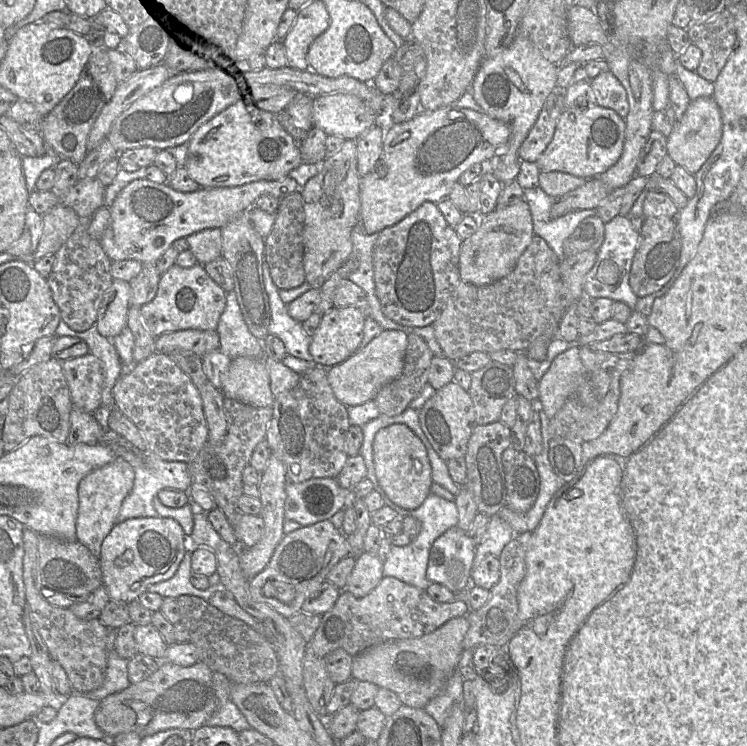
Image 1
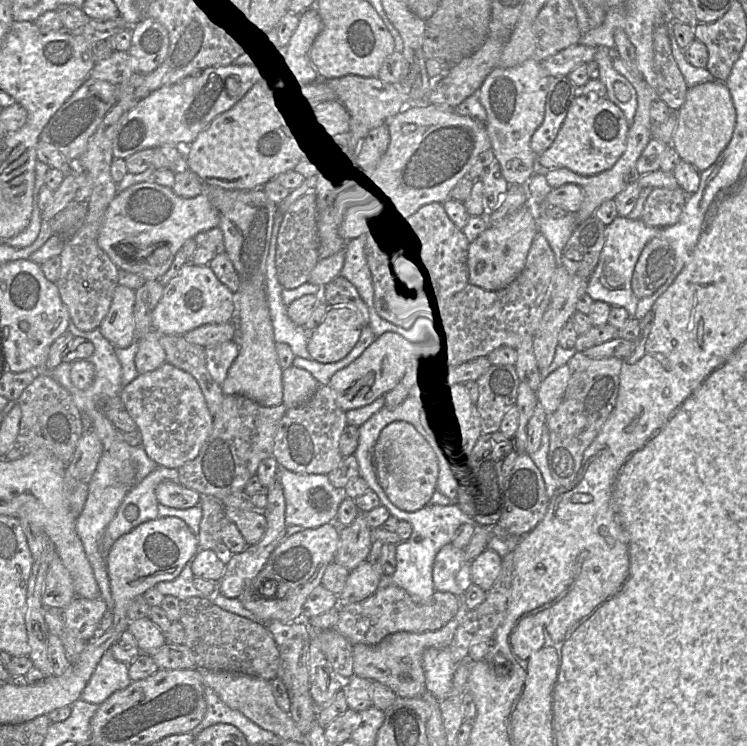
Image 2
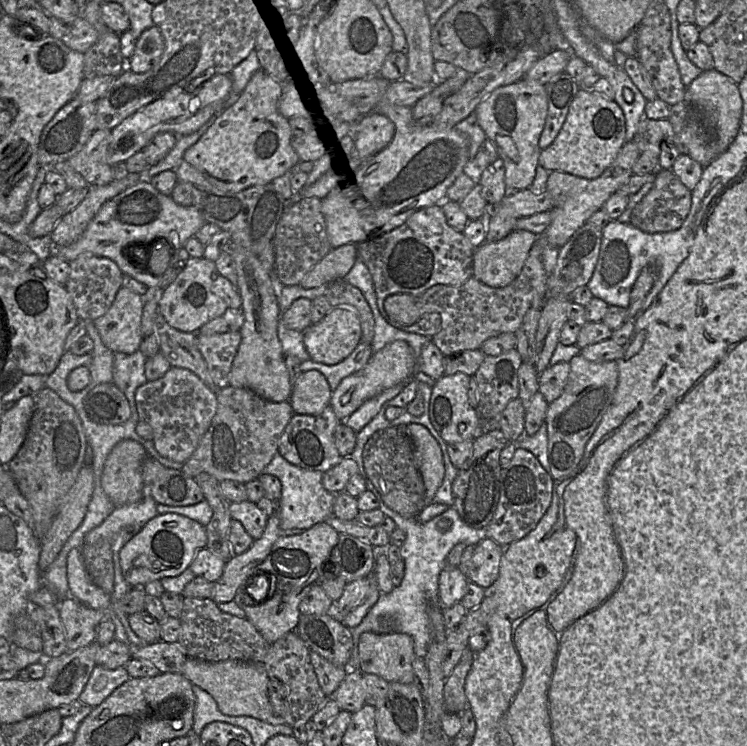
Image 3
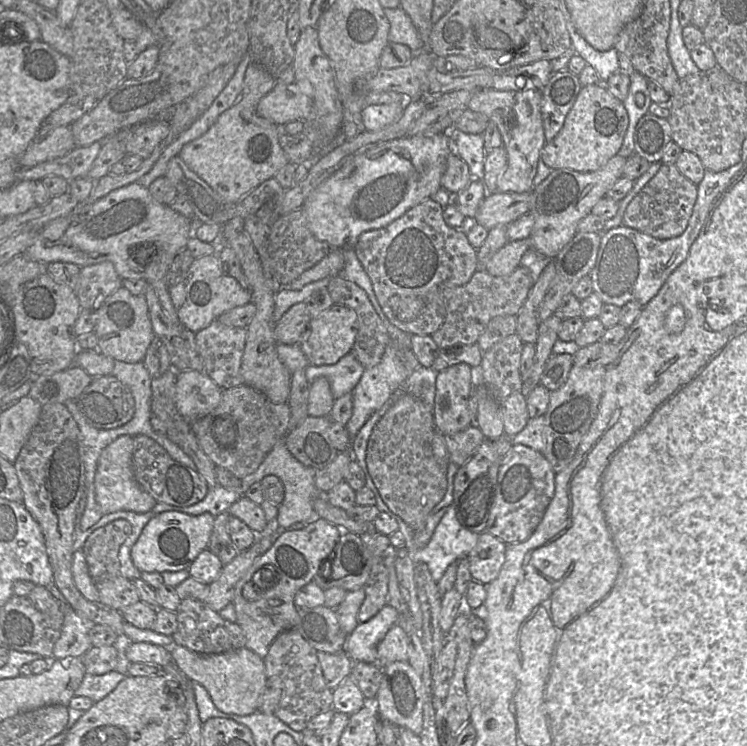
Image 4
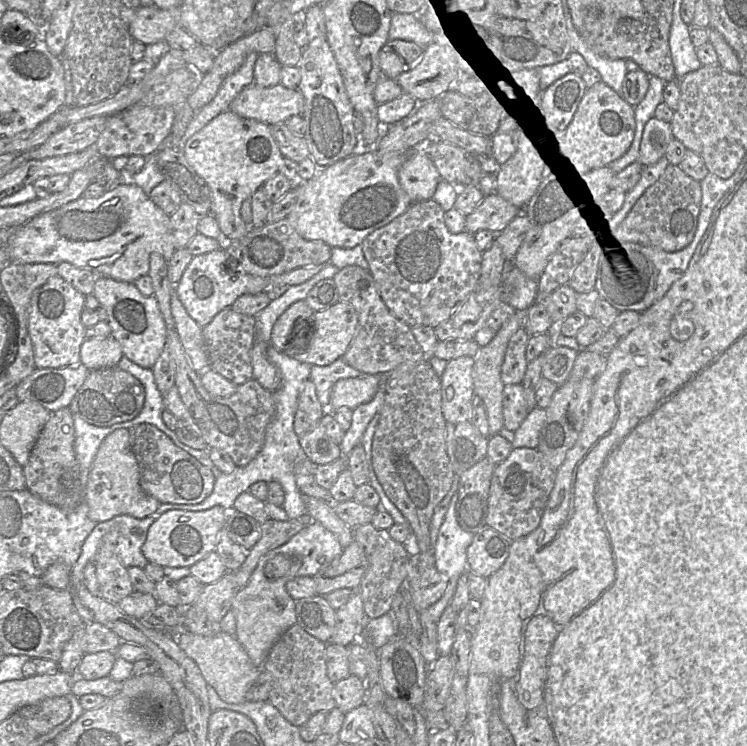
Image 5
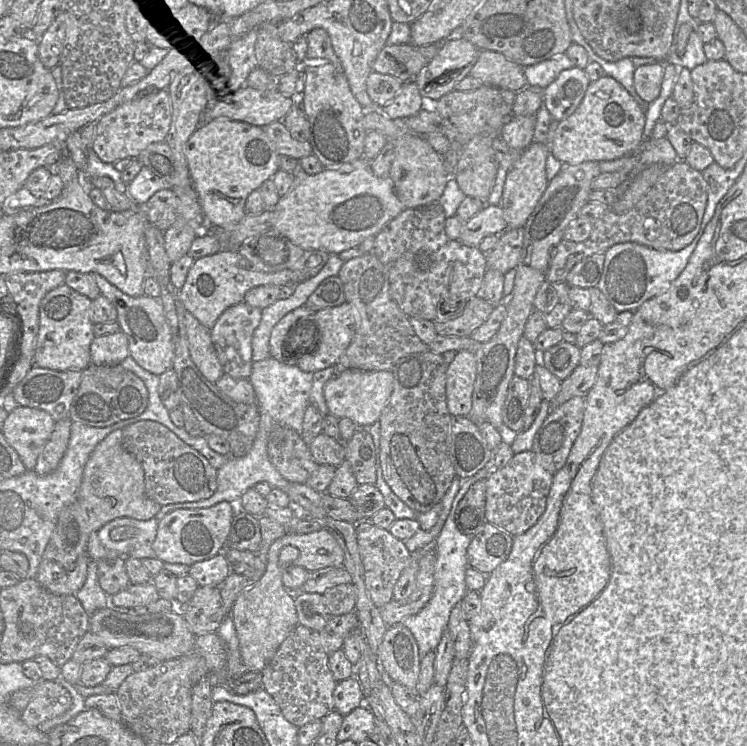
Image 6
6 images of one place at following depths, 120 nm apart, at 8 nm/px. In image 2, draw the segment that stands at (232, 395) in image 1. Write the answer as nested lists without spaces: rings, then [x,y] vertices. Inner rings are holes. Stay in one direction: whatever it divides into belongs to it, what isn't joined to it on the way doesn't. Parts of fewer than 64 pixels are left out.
[[[262,289],[254,293],[238,292],[235,295],[238,302],[238,330],[235,342],[239,345],[239,354],[230,367],[227,377],[221,386],[223,393],[224,395],[246,396],[264,407],[281,405],[283,403],[283,368],[279,364],[275,349],[276,341],[266,298],[266,290]]]

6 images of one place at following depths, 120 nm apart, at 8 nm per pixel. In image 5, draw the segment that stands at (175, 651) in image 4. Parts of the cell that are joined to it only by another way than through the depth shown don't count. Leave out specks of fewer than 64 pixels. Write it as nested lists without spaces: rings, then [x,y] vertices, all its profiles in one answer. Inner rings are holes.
[[[182,631],[176,643],[197,664],[205,681],[215,689],[221,700],[229,704],[240,704],[246,701],[246,693],[259,676],[261,668],[251,662],[235,636],[222,631],[213,636]]]

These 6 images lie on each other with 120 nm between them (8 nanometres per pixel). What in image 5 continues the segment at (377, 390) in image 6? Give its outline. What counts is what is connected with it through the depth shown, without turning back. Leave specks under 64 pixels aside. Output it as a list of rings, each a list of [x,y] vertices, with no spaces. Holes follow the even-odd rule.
[[[371,374],[338,380],[332,387],[328,410],[333,412],[340,407],[354,410],[371,401],[379,389],[380,381],[380,375]]]

